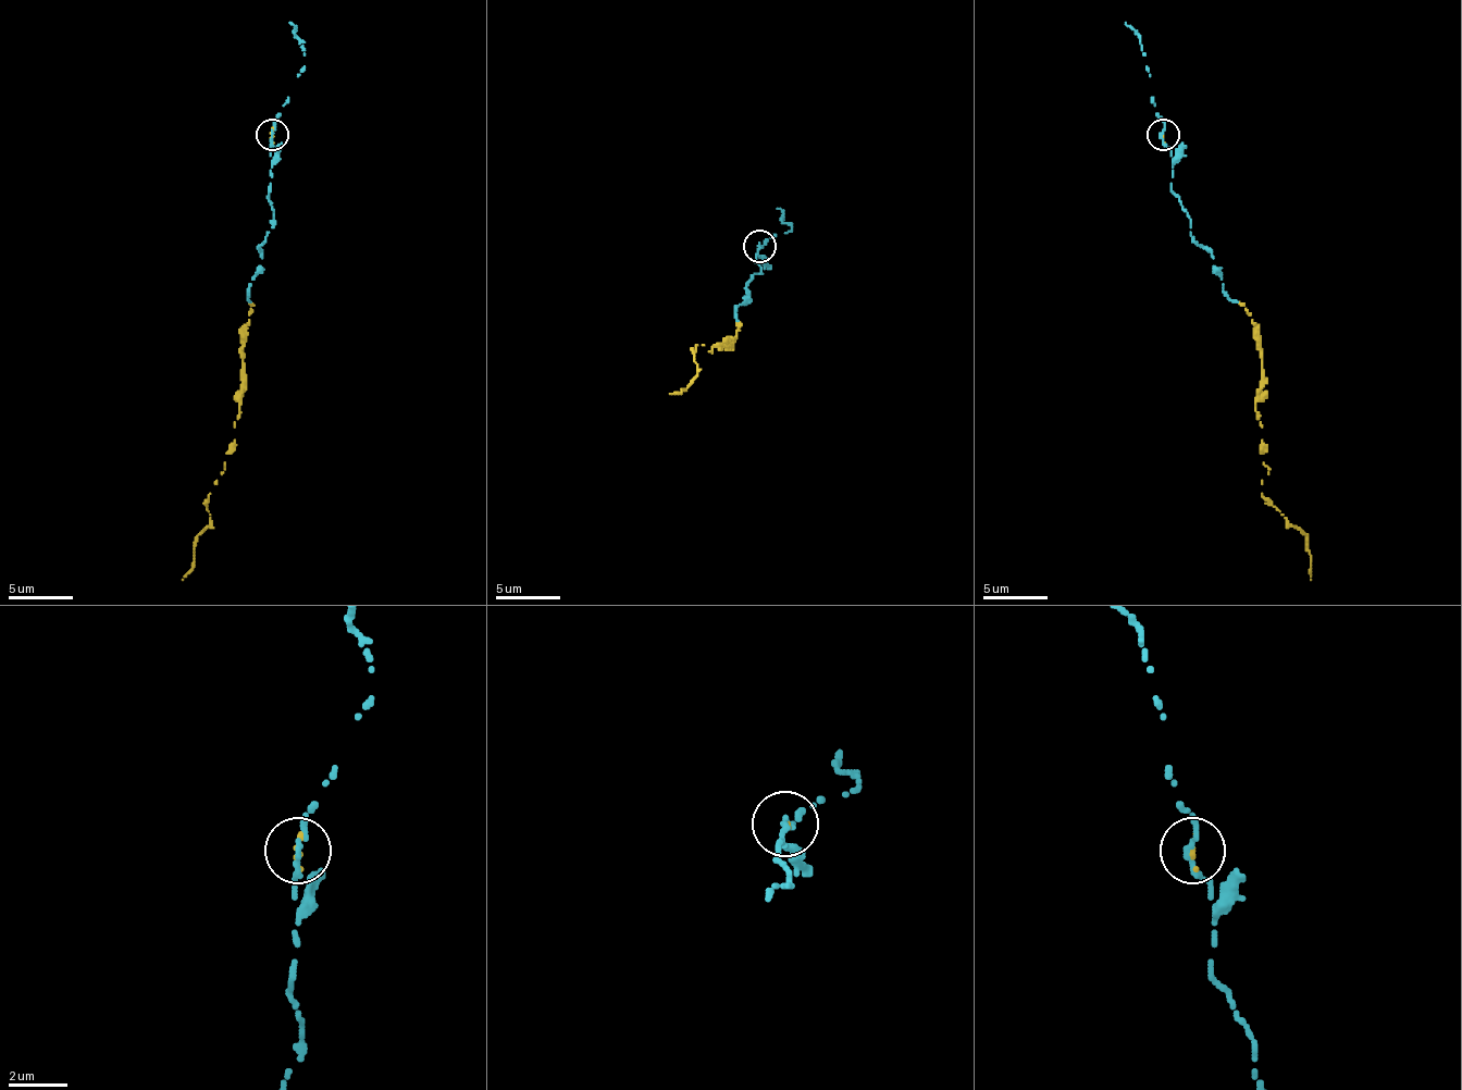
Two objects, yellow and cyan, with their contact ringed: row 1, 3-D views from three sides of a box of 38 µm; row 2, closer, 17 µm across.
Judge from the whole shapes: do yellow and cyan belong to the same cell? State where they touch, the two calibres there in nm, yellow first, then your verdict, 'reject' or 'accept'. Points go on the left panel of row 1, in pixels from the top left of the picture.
(272, 134) | 180/170 nm | accept

